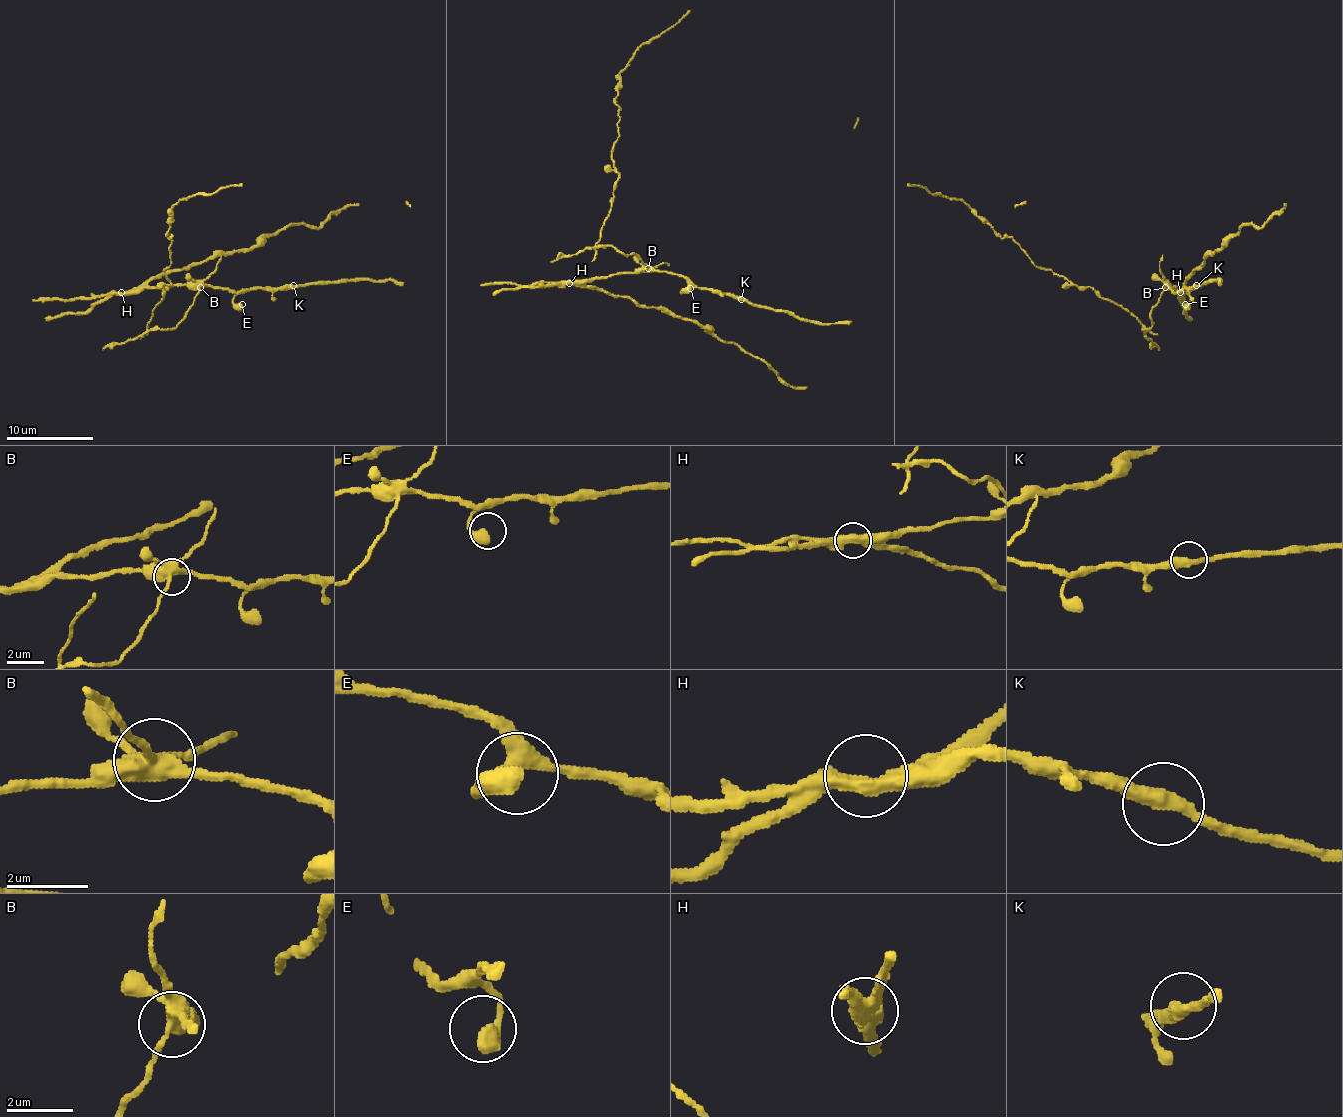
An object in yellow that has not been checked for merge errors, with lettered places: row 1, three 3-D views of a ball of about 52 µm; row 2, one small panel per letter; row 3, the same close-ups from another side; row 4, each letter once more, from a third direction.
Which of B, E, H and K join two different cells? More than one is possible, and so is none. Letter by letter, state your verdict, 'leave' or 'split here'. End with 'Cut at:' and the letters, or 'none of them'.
B: split here
E: leave
H: split here
K: leave
Cut at: B, H

